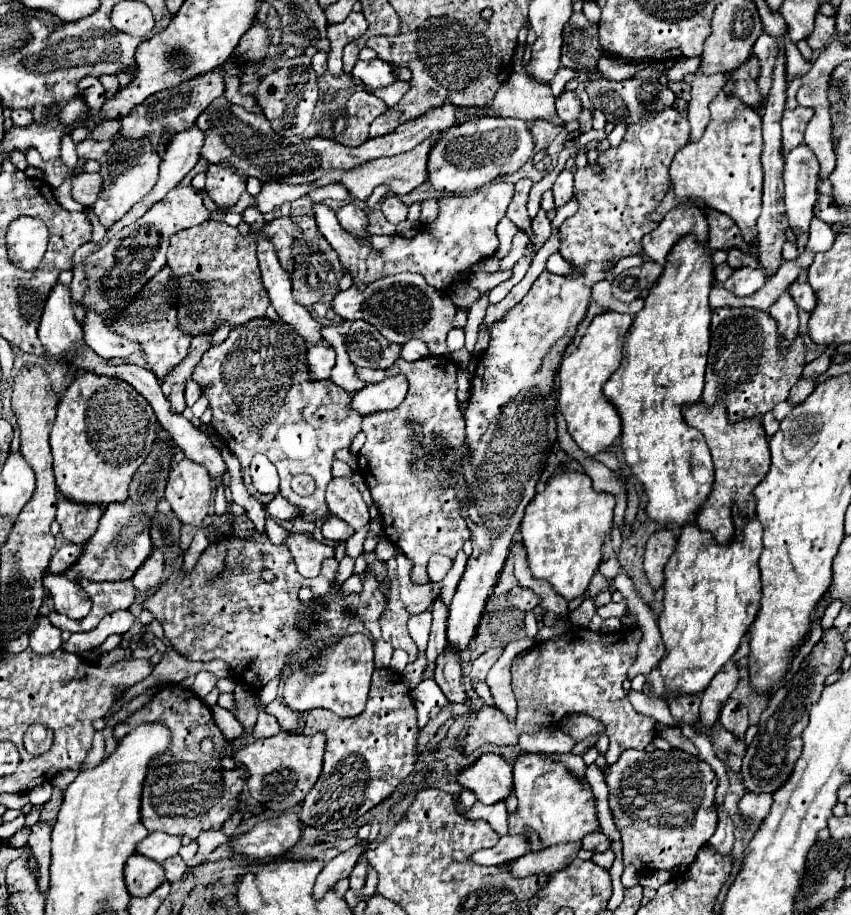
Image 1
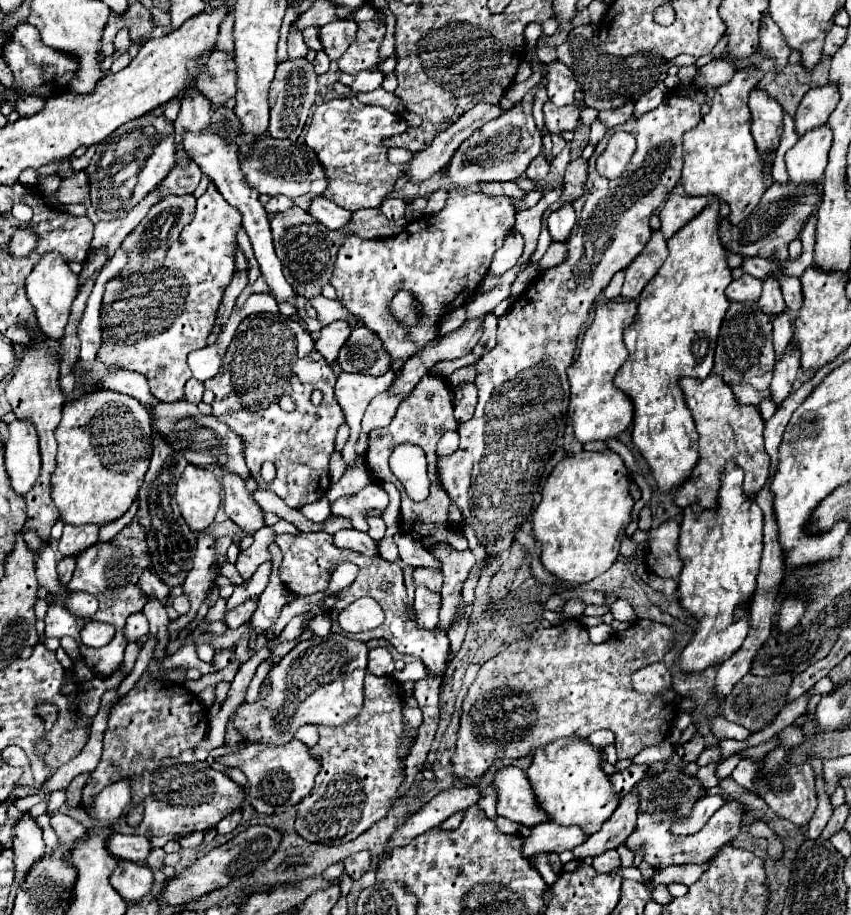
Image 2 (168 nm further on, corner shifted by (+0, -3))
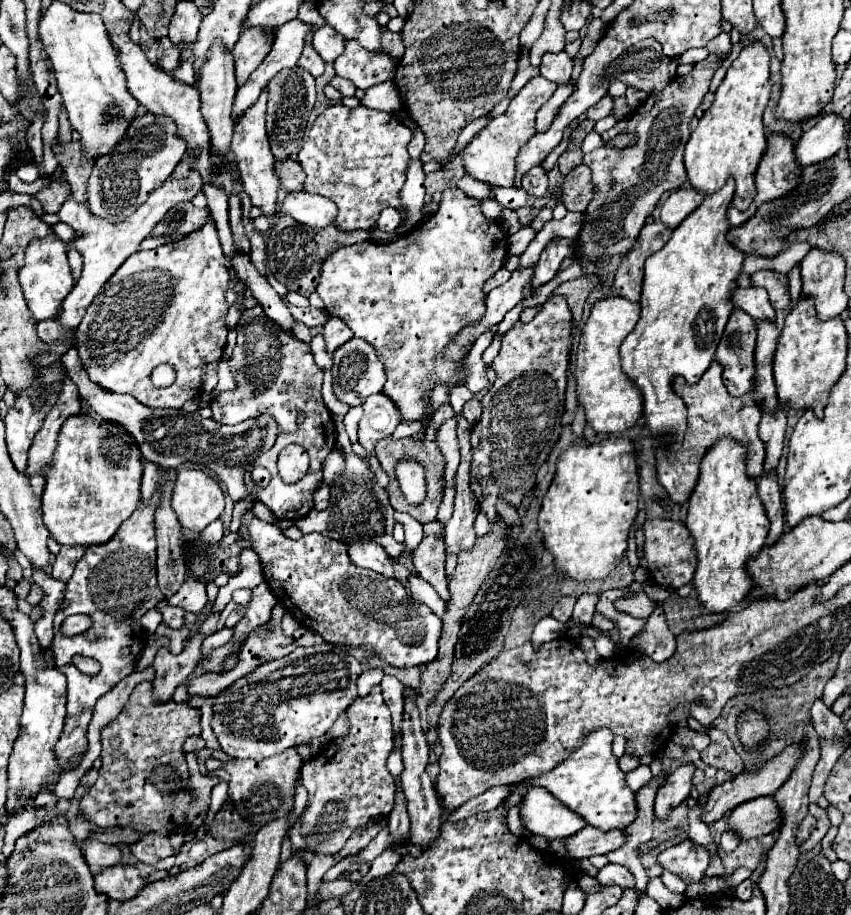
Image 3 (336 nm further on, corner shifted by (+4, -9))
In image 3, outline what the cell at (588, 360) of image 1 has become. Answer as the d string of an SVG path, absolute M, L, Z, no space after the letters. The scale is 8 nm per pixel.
M608 295L604 299L598 299L592 305L592 313L590 313L590 317L588 317L588 321L586 321L586 325L582 329L578 355L576 355L578 361L576 361L576 371L574 371L574 375L576 375L576 395L578 395L578 401L582 403L582 407L586 411L588 425L592 425L600 433L620 435L626 429L630 429L638 421L638 417L642 415L642 393L622 373L622 369L620 369L620 353L618 353L624 337L634 329L638 319L640 319L640 303L632 303L632 301L628 301L626 297L620 297L620 295Z

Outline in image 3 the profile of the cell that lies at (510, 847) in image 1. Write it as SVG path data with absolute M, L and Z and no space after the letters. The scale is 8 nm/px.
M588 825L574 837L566 839L566 849L572 857L584 859L584 857L594 857L594 855L606 855L610 851L620 849L624 843L626 843L624 829L612 829L604 833Z

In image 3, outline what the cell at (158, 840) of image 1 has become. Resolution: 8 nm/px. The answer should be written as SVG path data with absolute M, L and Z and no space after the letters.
M88 841L82 845L82 855L90 867L112 867L122 861L122 853L116 845L102 841Z

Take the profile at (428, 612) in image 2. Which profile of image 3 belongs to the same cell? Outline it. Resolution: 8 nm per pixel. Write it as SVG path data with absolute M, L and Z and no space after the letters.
M414 573L408 577L408 583L410 583L412 597L414 597L418 603L426 603L438 617L442 617L442 613L446 611L446 605L444 605L444 601L438 597L438 593L434 591L434 587L432 587L430 583L426 583L422 577L414 575Z

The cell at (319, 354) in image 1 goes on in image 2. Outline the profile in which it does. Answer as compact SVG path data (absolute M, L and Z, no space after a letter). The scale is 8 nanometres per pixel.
M332 321L330 325L320 329L320 337L316 339L316 349L326 359L326 363L334 363L340 347L348 339L352 327L346 321Z

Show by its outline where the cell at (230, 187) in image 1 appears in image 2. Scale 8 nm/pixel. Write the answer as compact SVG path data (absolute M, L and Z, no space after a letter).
M210 181L206 193L196 201L196 215L188 227L182 229L180 239L172 243L168 255L162 263L144 261L136 273L126 279L118 275L106 283L106 293L102 301L102 329L104 345L98 351L100 361L128 371L138 371L148 377L150 391L158 401L178 401L184 397L184 383L190 379L190 367L186 357L190 351L202 349L206 345L206 335L214 325L222 293L230 283L234 273L234 245L236 231L240 227L240 211L222 199L220 191Z

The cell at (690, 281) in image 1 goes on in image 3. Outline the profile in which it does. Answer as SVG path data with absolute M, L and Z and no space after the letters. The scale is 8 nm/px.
M728 179L720 191L704 197L704 201L690 213L690 217L686 217L672 231L670 241L658 253L646 259L644 289L640 299L642 315L620 347L622 371L630 377L634 385L638 385L638 389L644 395L646 425L652 429L656 437L670 435L674 441L672 445L680 445L678 441L682 441L682 433L686 431L686 407L684 407L684 401L676 397L672 389L672 377L682 375L686 381L696 383L704 375L708 365L714 361L718 341L734 309L732 293L738 287L736 279L742 273L742 263L746 255L742 255L742 251L736 249L726 239L726 233L732 229L726 219L726 211L732 203L732 197L734 197L734 179Z

